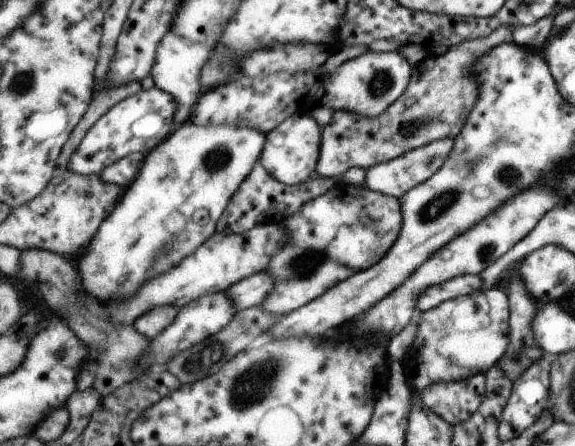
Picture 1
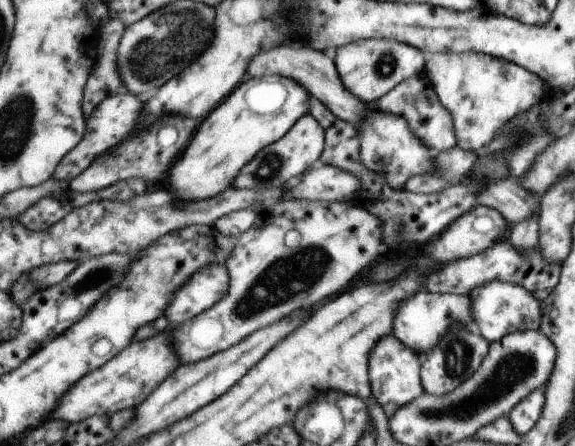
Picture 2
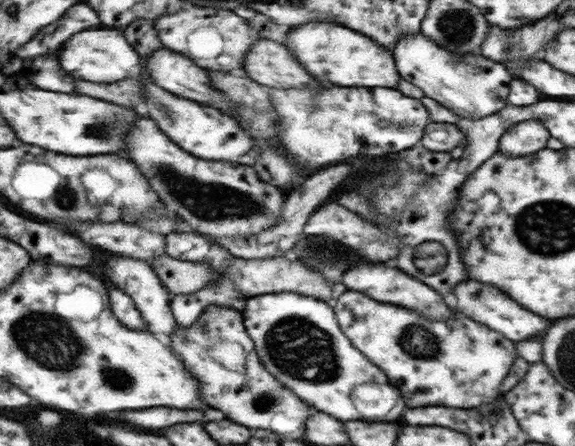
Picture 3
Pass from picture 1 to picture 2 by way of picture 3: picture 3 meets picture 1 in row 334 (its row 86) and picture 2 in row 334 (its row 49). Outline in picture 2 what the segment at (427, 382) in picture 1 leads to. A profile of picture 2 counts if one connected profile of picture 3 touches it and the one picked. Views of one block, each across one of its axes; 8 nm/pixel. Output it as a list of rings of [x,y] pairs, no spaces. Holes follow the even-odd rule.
[[[423,290],[417,292],[405,300],[399,302],[399,308],[395,310],[395,336],[403,340],[401,344],[411,344],[413,352],[421,357],[429,352],[443,338],[443,334],[449,328],[472,328],[471,300],[468,295],[455,295],[451,293],[431,293]]]

